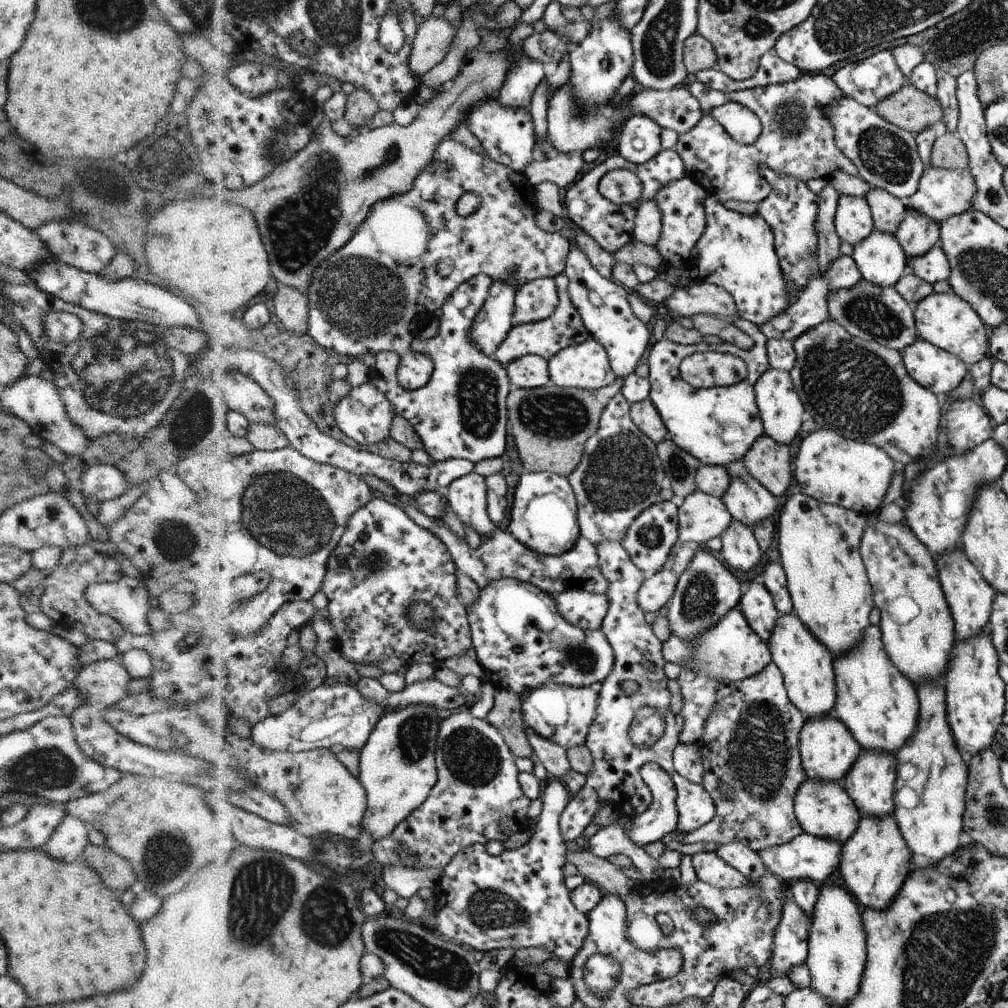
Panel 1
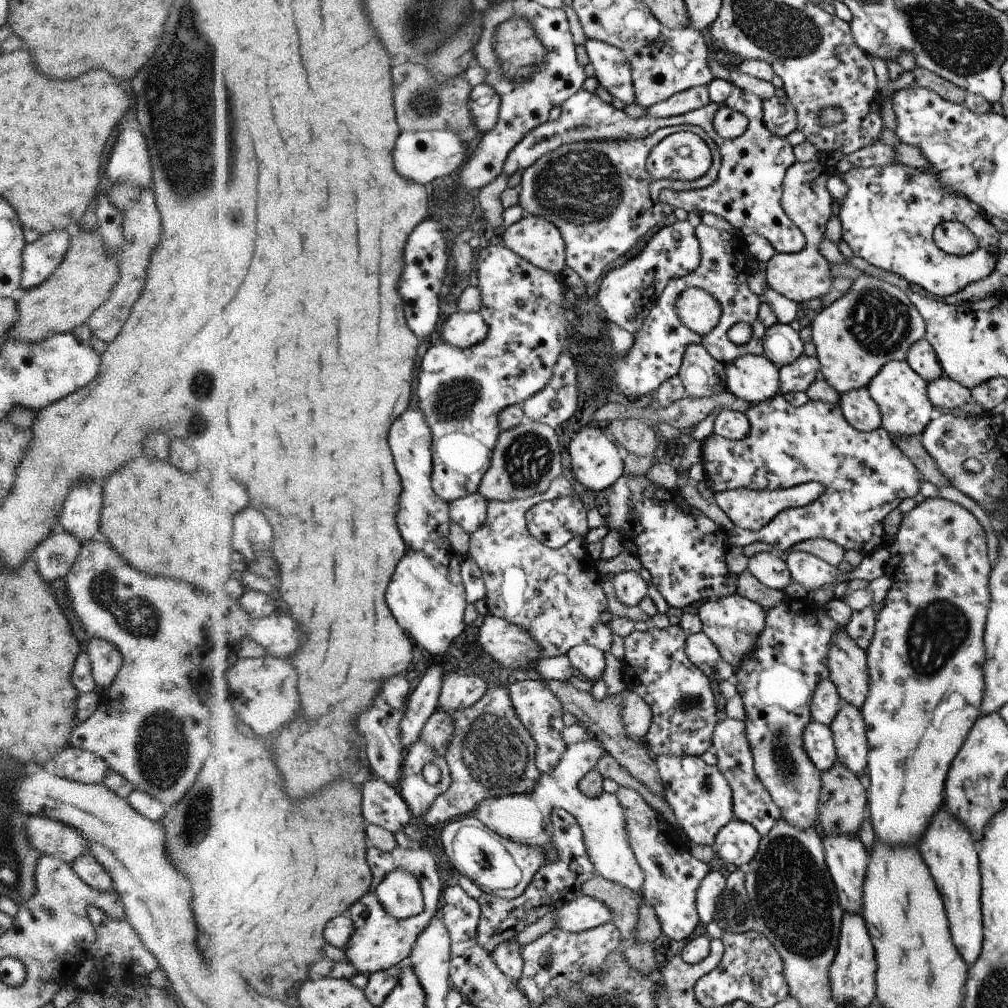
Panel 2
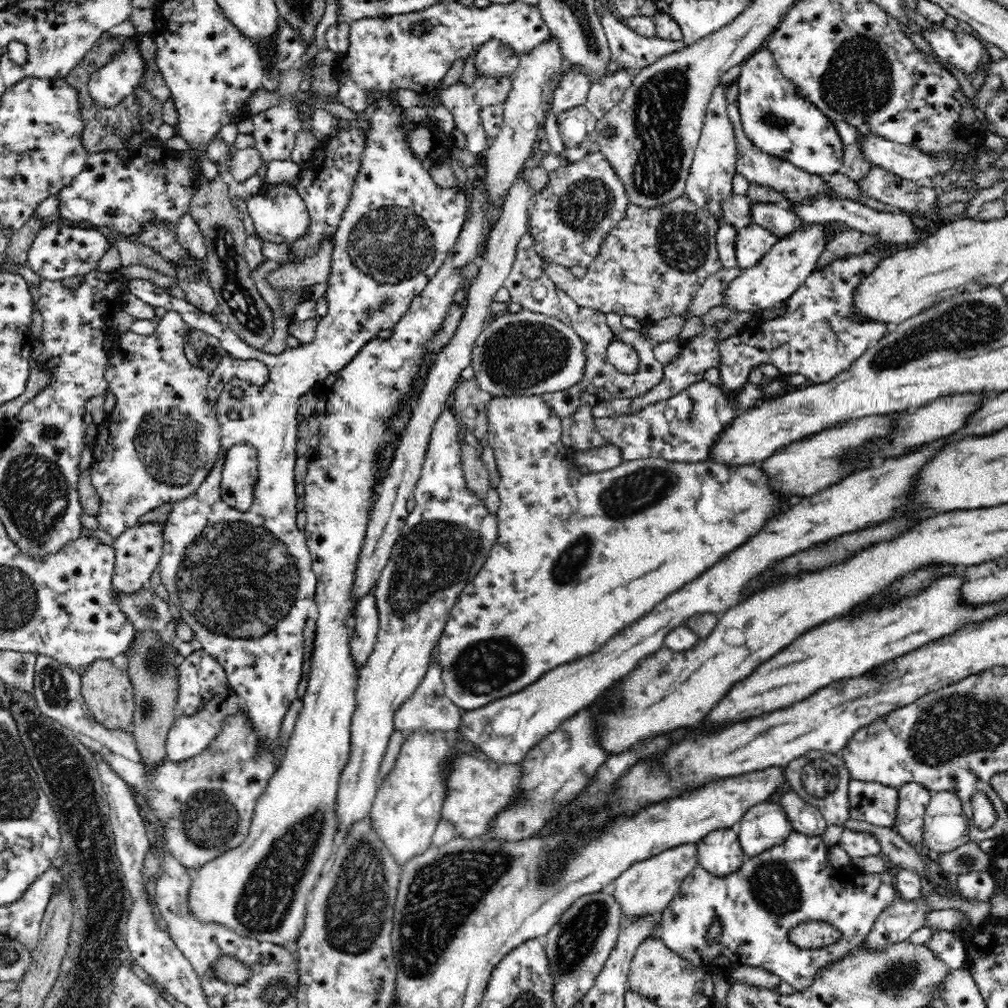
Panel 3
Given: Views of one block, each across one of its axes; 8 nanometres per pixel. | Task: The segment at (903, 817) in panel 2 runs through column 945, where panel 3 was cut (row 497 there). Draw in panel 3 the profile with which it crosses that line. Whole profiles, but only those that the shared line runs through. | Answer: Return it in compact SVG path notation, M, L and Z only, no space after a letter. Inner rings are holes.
M491 396L486 403L486 420L488 421L486 439L488 439L488 447L493 450L500 474L500 481L496 484L496 491L500 497L500 507L495 514L497 539L476 578L465 584L460 598L453 604L444 632L439 638L436 654L447 697L462 711L476 710L496 698L517 693L553 668L596 652L621 630L648 614L664 598L680 590L685 584L692 583L692 580L719 564L720 560L726 558L730 552L742 547L744 542L748 542L748 539L764 528L768 520L776 518L794 504L773 492L771 480L768 480L764 469L761 469L758 464L728 466L710 459L688 464L686 461L648 458L624 461L617 468L584 476L572 462L558 458L558 446L552 442L562 441L561 417L554 413L539 396Z

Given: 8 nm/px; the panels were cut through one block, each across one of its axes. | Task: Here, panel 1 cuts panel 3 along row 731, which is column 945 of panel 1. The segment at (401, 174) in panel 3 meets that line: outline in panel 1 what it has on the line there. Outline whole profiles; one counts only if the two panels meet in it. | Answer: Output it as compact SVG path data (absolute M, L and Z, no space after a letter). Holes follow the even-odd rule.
M939 243L926 254L908 260L908 271L933 285L939 280L948 280L952 269L949 257Z

